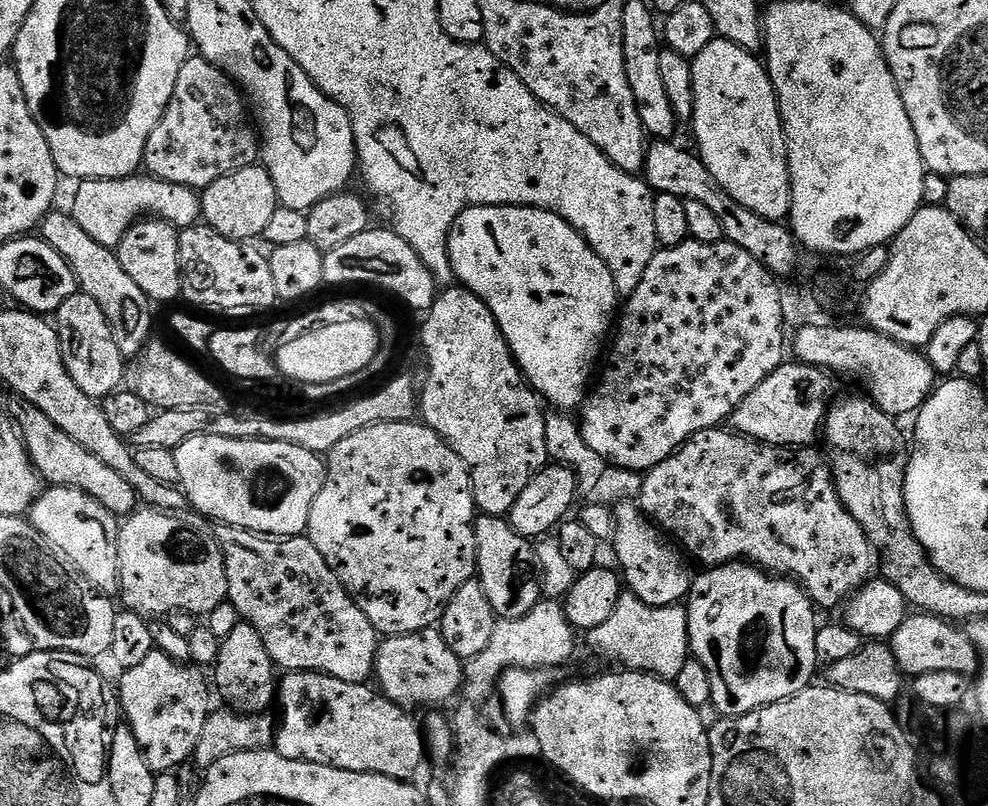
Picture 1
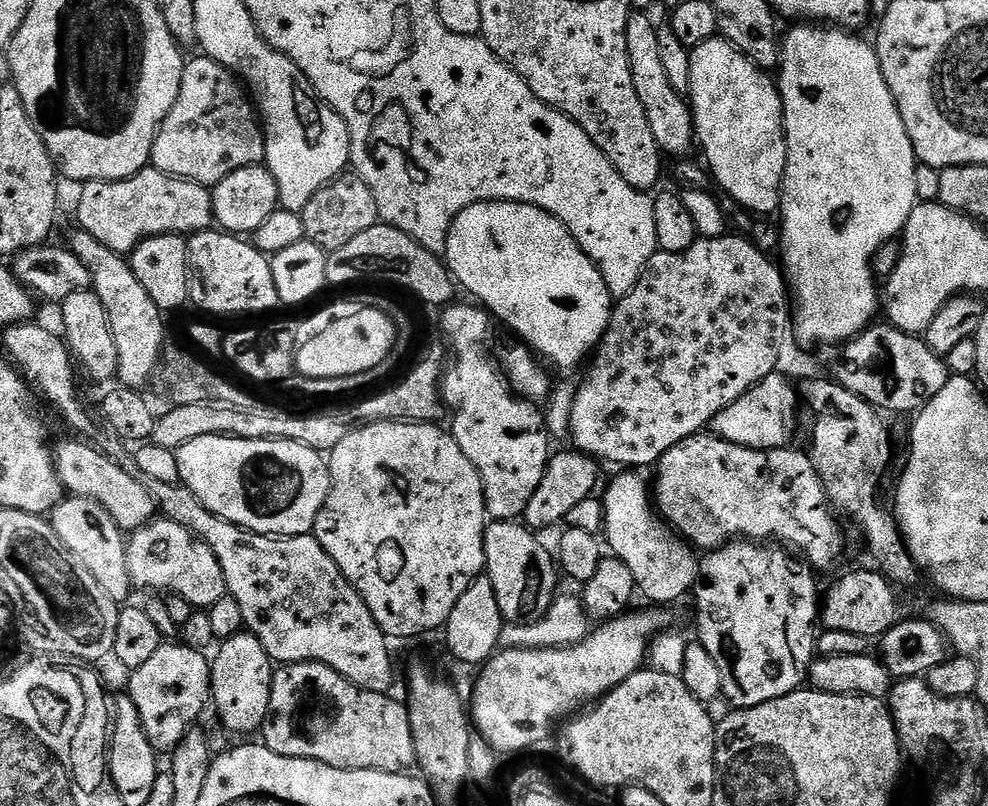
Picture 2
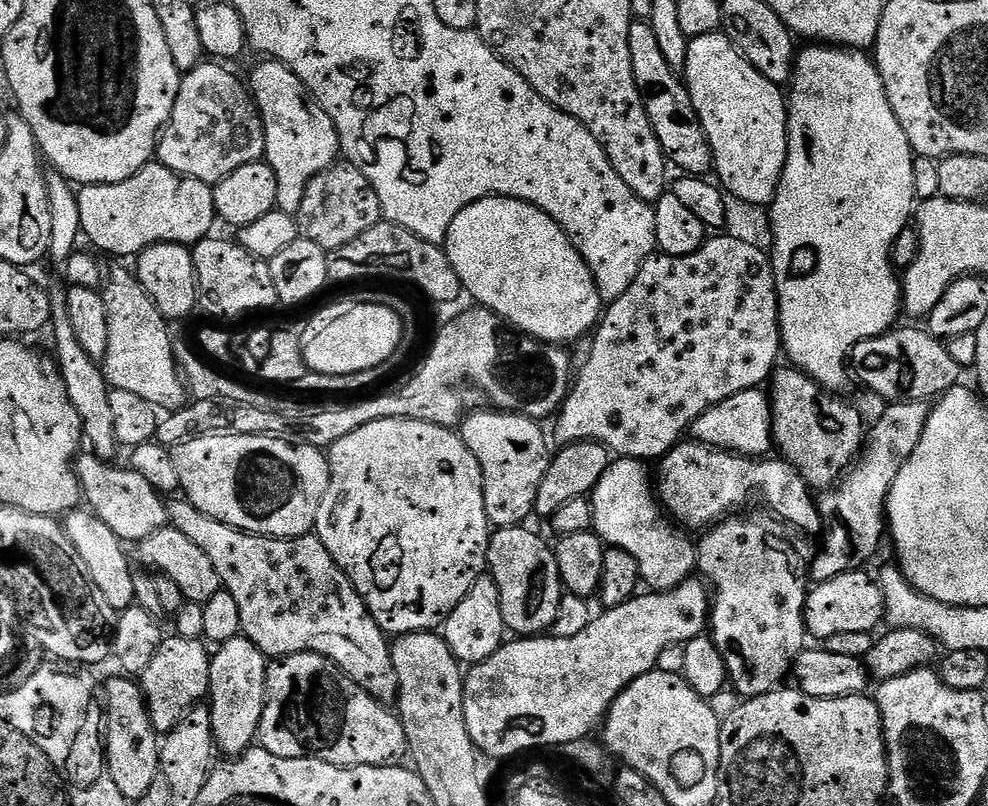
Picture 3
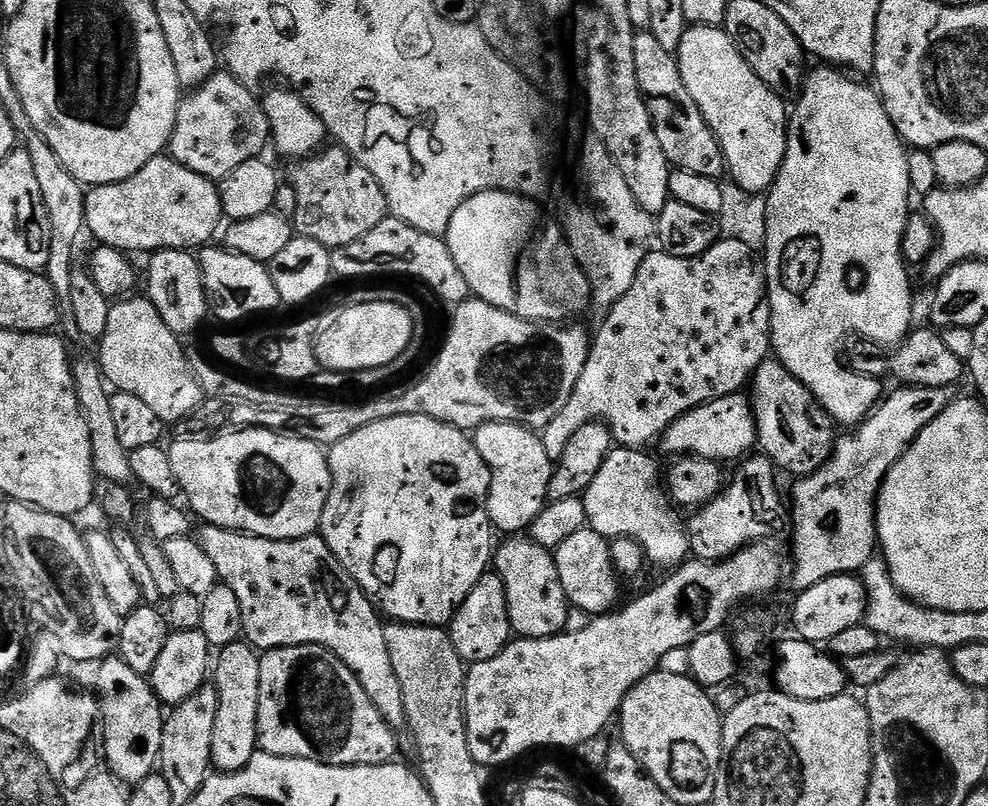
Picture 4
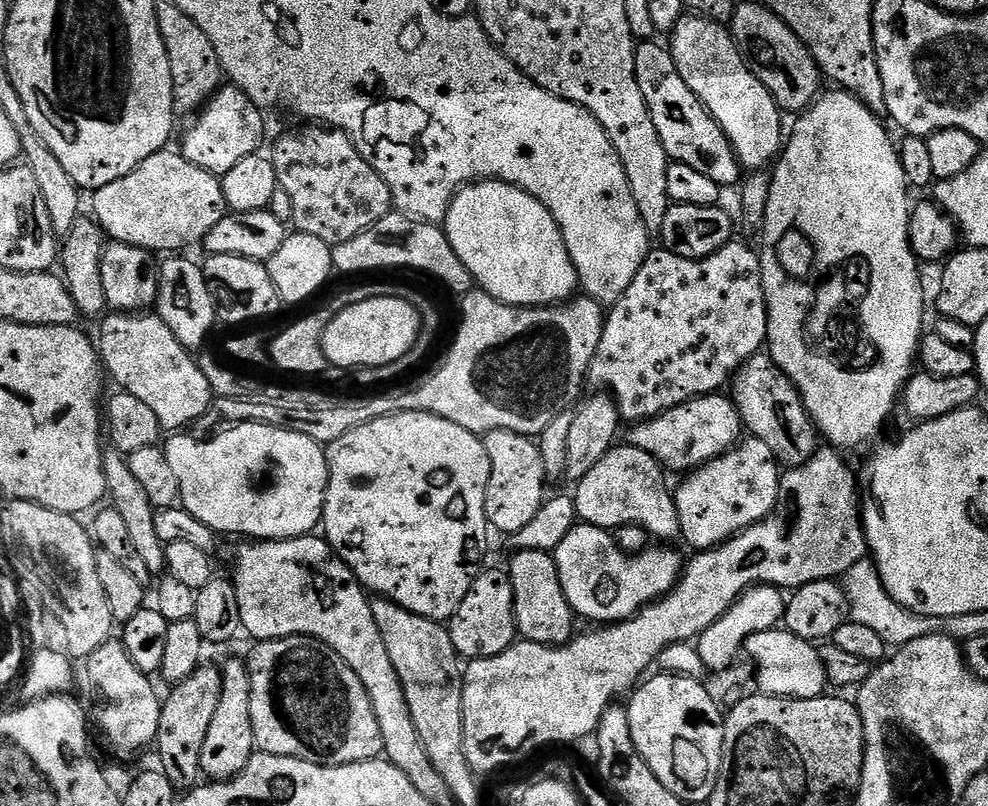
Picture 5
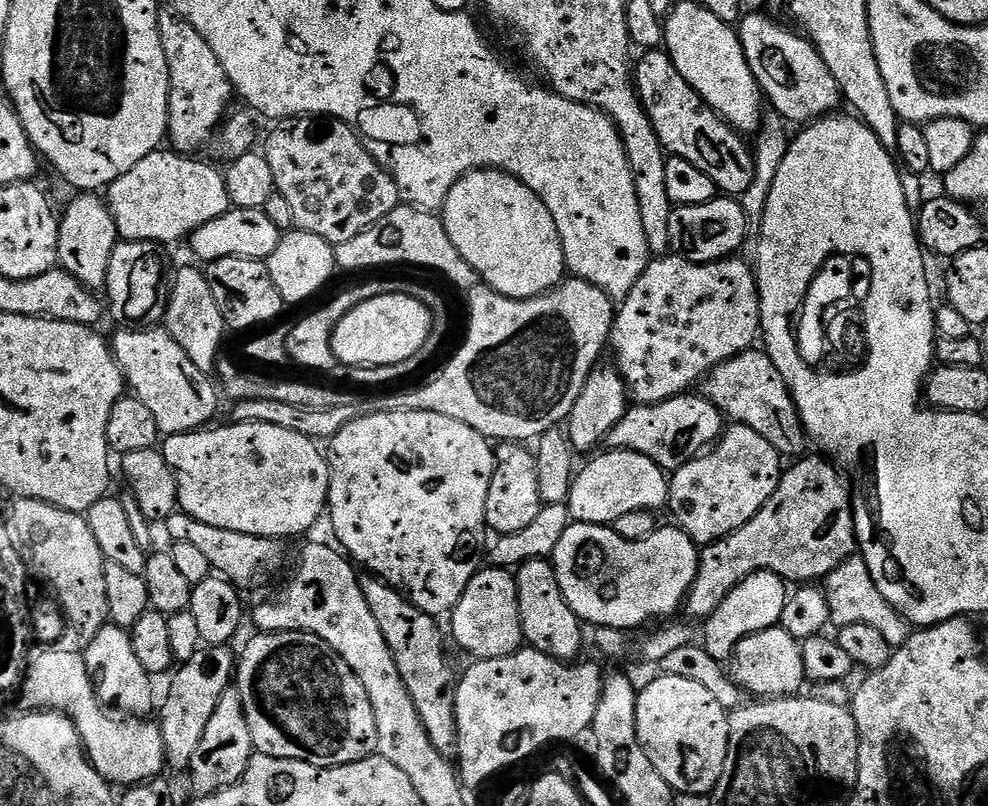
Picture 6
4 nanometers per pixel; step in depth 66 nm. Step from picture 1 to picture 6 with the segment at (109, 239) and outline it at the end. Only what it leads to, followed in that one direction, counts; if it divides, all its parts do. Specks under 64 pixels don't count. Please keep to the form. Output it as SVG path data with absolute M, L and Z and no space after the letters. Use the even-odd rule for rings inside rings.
M164 151L146 154L134 170L126 170L106 189L106 203L116 219L117 233L125 240L145 240L161 246L187 241L206 222L222 218L232 207L221 169L211 168L188 154Z

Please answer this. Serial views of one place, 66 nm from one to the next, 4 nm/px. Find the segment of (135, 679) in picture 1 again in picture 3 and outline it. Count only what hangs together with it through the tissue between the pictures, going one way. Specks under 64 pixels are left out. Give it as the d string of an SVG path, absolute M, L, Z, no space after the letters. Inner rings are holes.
M172 634L158 646L150 666L138 678L144 691L144 700L148 703L150 722L157 734L167 734L178 726L178 722L191 708L197 707L204 695L209 695L214 684L214 665L209 649L203 639L191 640ZM205 648L205 649L204 649ZM208 692L208 693L207 693Z

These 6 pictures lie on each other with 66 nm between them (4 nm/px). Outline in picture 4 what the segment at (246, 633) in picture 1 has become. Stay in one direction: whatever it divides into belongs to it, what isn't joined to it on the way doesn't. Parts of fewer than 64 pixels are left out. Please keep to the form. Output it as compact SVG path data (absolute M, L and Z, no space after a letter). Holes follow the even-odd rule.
M247 642L227 644L214 660L214 687L218 694L218 718L214 718L212 766L217 773L237 772L258 751L258 670L260 656Z

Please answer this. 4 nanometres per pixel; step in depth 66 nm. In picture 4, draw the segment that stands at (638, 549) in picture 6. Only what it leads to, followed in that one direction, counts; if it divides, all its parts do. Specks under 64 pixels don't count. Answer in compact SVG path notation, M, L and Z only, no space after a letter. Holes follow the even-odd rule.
M586 526L578 534L566 538L562 546L554 549L554 555L558 578L562 578L562 590L568 596L571 607L580 608L589 614L603 614L617 607L621 581L617 577L616 567L612 565L605 537Z

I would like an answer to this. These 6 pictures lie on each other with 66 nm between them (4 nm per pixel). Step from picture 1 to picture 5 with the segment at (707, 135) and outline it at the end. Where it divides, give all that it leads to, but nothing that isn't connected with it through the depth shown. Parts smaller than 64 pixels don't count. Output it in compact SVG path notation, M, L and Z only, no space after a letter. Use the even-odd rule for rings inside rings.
M686 14L678 22L676 29L670 33L670 40L672 40L670 51L678 66L678 74L682 74L686 86L694 90L696 97L704 103L706 110L726 134L737 160L740 161L741 169L767 169L782 151L782 136L780 140L782 109L777 106L770 90L766 90L766 86L762 86L759 78L748 69L748 63L737 50L736 43L732 41L731 31L725 25L715 24L712 20L703 20L700 16Z

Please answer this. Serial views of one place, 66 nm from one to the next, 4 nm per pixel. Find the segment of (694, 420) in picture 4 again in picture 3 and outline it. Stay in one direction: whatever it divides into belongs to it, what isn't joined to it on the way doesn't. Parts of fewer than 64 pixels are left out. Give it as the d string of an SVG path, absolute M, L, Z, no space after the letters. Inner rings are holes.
M760 388L742 390L714 406L710 406L692 423L691 435L701 444L734 452L737 456L763 457L773 451L772 402L767 391Z

